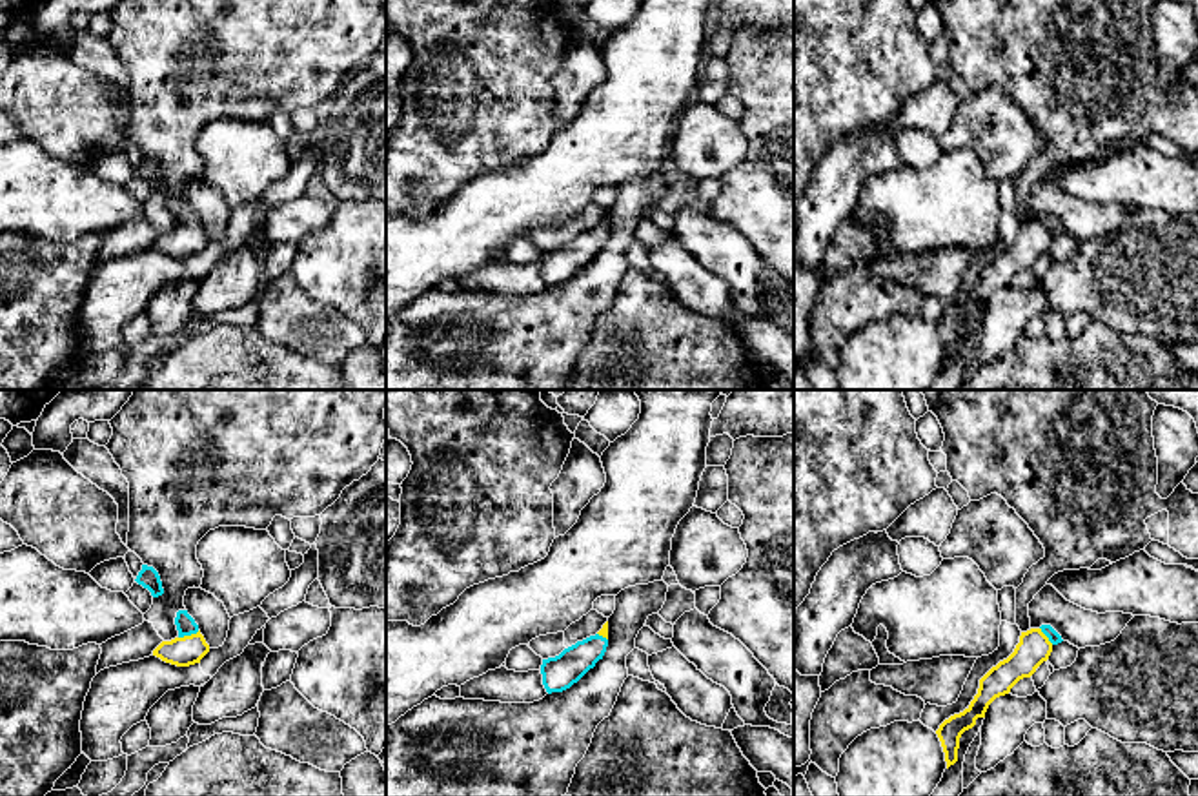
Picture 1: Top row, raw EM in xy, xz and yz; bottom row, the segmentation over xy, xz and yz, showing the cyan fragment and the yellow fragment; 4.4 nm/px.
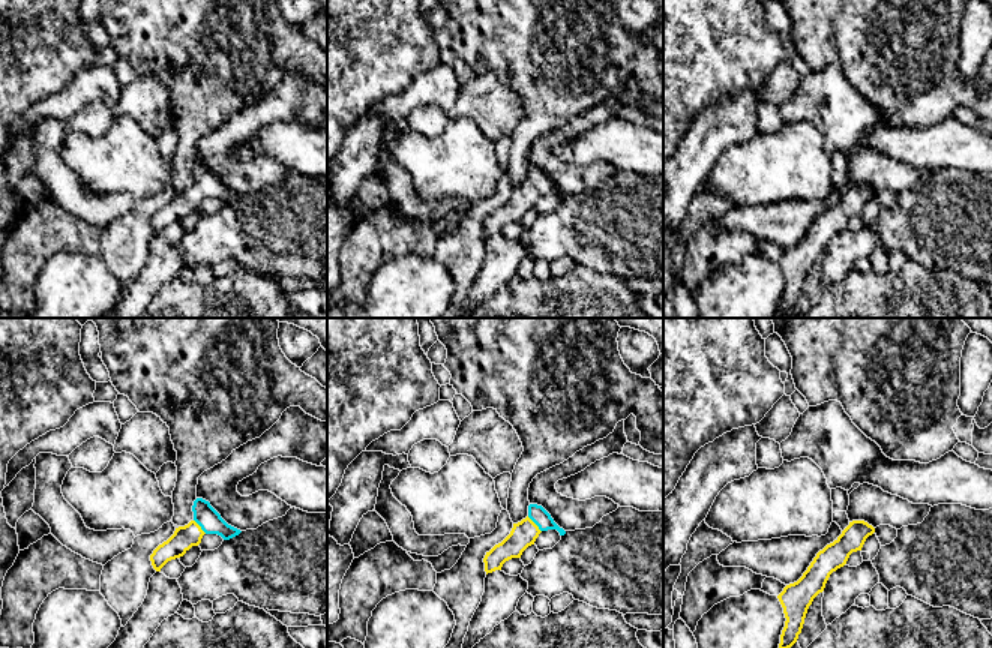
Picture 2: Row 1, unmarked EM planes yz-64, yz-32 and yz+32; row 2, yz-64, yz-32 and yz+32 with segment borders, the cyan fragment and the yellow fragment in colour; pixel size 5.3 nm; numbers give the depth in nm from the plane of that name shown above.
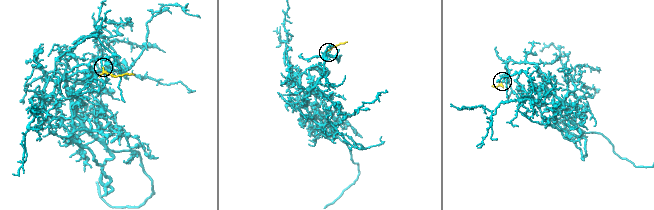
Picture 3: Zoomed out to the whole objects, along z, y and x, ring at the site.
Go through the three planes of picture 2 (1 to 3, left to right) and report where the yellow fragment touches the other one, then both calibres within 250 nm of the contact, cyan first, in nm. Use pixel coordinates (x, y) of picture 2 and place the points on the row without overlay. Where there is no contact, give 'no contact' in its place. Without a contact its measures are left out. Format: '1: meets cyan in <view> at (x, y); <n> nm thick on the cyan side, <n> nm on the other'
1: meets cyan in yz-64 at (200, 189); 120 nm thick on the cyan side, 120 nm on the other
2: meets cyan in yz-32 at (535, 186); 90 nm thick on the cyan side, 140 nm on the other
3: no contact

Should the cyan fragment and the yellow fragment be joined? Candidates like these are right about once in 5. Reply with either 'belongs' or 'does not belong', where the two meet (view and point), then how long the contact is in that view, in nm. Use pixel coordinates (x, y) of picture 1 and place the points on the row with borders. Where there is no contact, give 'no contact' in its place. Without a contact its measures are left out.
belongs; contact xy (188, 634); length 100 nm

